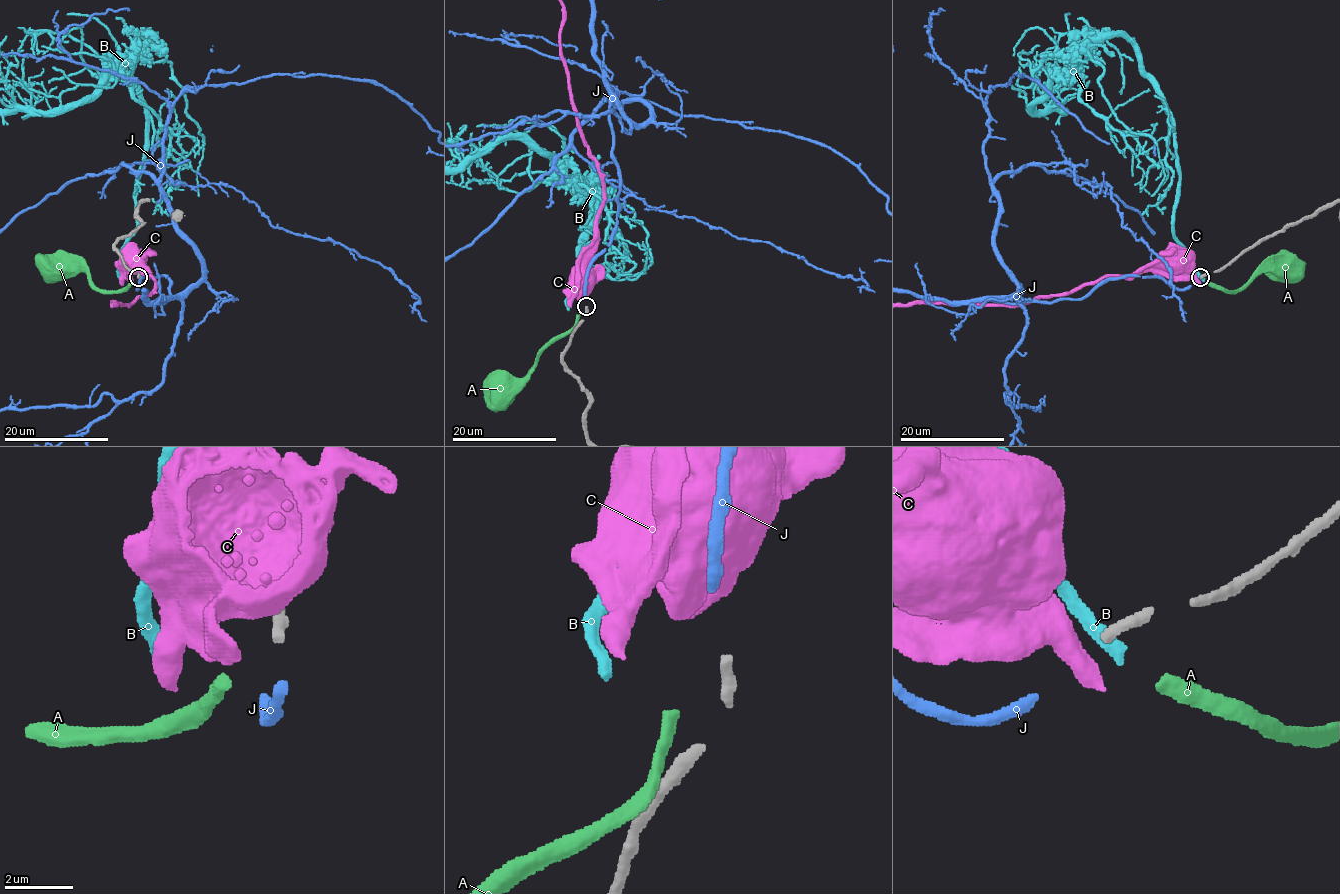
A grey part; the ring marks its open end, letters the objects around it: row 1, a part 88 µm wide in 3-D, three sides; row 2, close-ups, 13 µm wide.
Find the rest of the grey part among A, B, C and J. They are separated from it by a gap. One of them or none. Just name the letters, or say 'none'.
J

